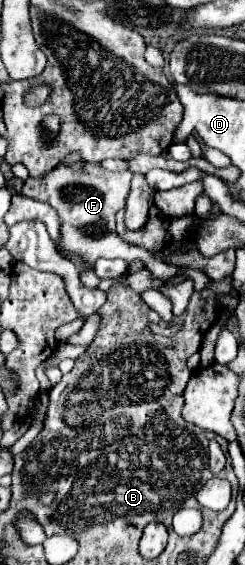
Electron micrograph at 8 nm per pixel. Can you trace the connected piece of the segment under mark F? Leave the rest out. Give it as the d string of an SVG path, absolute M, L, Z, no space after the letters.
M72 162L72 164L58 164L54 170L46 172L40 178L28 178L24 182L22 194L40 202L50 204L60 218L60 250L68 254L76 254L86 266L94 266L98 258L122 258L122 260L142 260L146 268L160 278L162 282L174 282L182 278L194 280L196 288L202 290L206 286L206 276L194 268L170 266L158 258L154 258L146 248L134 246L124 242L116 234L116 212L124 208L126 194L130 190L130 172L110 172L100 164L90 162Z

